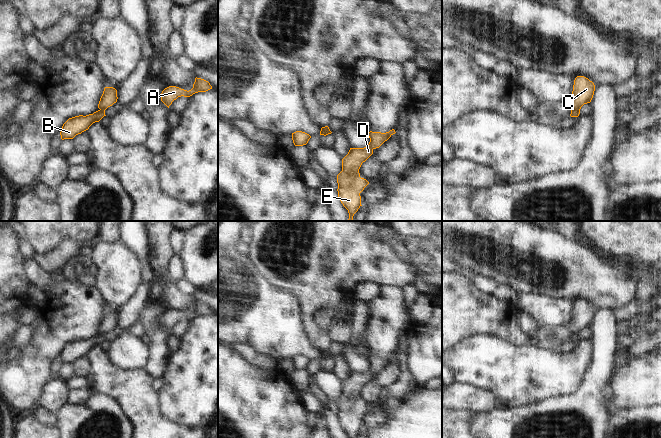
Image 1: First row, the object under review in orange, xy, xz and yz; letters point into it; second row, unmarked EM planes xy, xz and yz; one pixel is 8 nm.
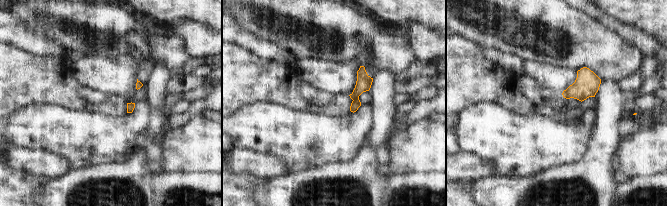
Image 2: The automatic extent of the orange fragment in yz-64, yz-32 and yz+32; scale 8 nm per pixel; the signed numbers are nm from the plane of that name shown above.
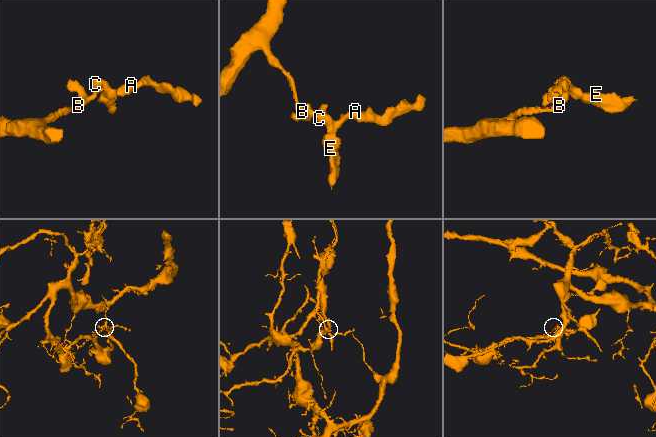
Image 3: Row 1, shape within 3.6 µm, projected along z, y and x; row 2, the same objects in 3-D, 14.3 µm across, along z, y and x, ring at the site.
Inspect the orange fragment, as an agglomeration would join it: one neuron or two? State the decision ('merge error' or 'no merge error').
merge error

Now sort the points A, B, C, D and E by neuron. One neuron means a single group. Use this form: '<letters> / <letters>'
A C D E / B

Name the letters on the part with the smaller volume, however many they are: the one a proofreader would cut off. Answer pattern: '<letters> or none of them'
A, C, D, E

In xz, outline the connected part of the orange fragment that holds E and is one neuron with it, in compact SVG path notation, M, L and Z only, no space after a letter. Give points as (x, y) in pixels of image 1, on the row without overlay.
M395 354L389 356L368 357L370 366L364 372L350 372L348 378L342 383L342 395L337 399L338 421L349 438L355 438L361 429L360 417L369 408L369 406L360 401L359 393L372 378L373 374L379 372L387 365Z

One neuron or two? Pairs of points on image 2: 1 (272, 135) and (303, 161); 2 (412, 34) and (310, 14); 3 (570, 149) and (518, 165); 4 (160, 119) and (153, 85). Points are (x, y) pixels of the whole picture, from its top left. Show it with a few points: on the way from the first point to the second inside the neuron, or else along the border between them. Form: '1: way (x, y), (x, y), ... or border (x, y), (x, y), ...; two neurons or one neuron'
1: way (280, 138), (295, 153); one neuron
2: border (403, 35), (409, 41), (414, 56); two neurons
3: way (557, 149), (534, 149), (531, 152); one neuron
4: way (158, 111), (157, 93); one neuron

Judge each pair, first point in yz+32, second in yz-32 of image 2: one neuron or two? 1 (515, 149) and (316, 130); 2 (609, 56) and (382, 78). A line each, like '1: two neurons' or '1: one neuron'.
1: one neuron
2: two neurons

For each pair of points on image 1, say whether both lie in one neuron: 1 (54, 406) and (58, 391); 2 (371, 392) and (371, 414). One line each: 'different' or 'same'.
1: same
2: different

